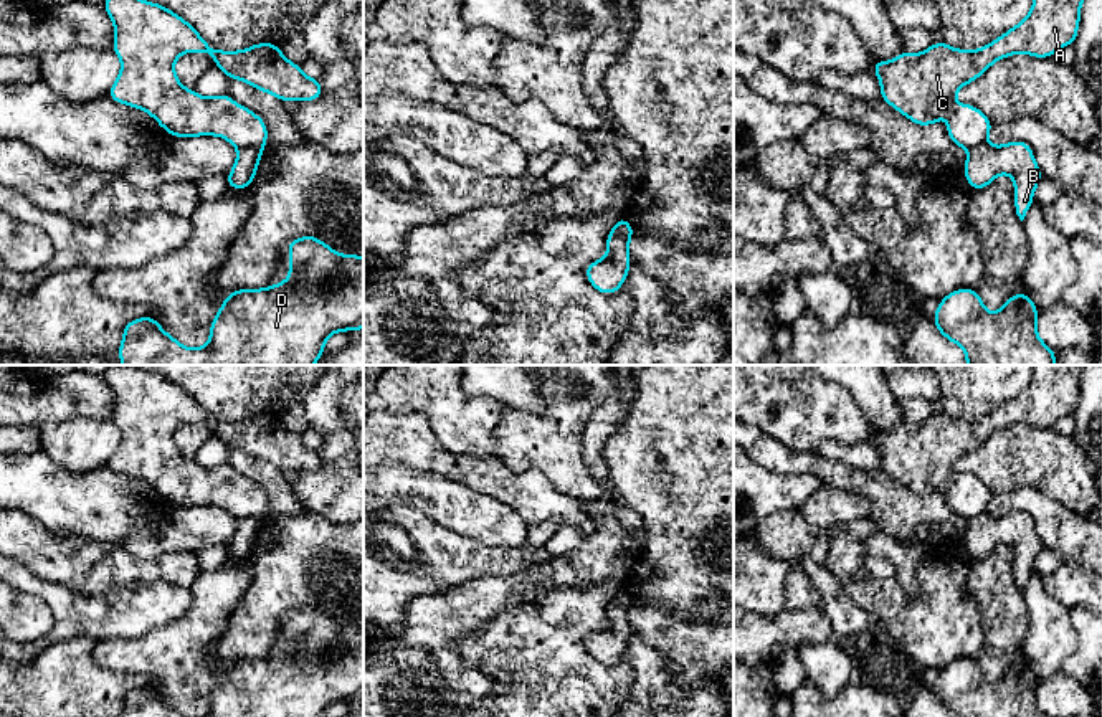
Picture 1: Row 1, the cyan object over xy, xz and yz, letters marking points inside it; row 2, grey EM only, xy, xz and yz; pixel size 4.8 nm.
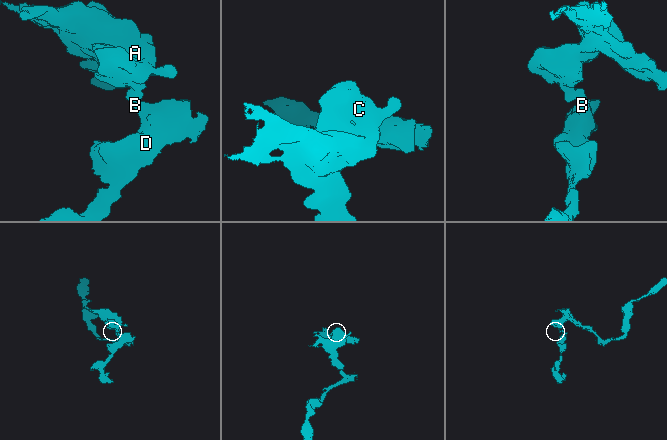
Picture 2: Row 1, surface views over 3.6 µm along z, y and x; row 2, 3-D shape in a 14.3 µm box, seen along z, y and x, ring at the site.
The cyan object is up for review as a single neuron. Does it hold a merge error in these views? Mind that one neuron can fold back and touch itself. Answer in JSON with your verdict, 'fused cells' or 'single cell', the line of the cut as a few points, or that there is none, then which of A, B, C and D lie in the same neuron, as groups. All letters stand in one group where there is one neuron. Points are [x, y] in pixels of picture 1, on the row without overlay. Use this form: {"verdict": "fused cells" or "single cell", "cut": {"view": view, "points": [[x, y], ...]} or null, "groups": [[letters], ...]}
{"verdict": "fused cells", "cut": {"view": "xy", "points": [[238, 517], [261, 521]]}, "groups": [["A", "C"], ["B", "D"]]}

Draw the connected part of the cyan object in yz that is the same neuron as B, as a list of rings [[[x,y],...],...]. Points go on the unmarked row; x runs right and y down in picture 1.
[[[1014,510],[995,517],[986,512],[968,522],[963,545],[971,560],[988,557],[996,545],[1014,548],[1014,582],[1023,591],[1033,572],[1033,563],[1043,548],[1029,514]]]

